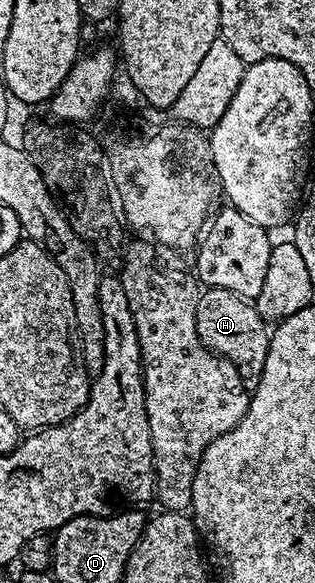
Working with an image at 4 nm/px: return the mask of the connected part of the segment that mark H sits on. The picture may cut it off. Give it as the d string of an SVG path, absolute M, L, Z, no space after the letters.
M205 288L197 297L195 322L197 333L203 343L222 360L232 362L235 370L239 370L239 378L245 383L246 388L256 388L263 374L263 366L267 362L271 328L258 314L255 304L231 290Z

